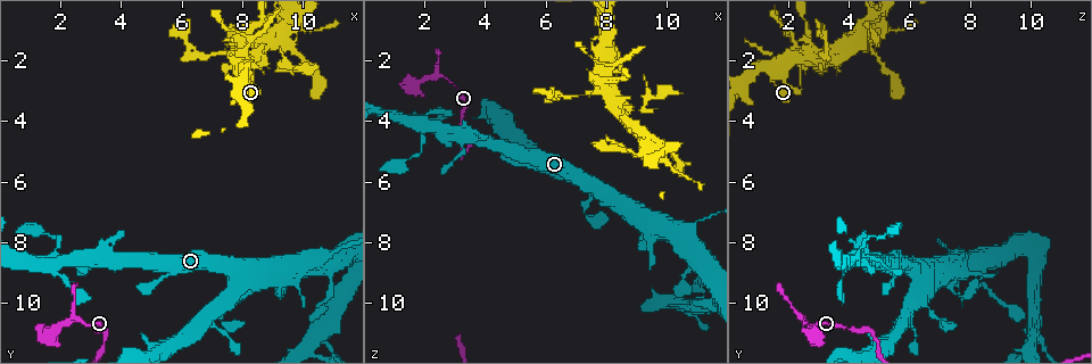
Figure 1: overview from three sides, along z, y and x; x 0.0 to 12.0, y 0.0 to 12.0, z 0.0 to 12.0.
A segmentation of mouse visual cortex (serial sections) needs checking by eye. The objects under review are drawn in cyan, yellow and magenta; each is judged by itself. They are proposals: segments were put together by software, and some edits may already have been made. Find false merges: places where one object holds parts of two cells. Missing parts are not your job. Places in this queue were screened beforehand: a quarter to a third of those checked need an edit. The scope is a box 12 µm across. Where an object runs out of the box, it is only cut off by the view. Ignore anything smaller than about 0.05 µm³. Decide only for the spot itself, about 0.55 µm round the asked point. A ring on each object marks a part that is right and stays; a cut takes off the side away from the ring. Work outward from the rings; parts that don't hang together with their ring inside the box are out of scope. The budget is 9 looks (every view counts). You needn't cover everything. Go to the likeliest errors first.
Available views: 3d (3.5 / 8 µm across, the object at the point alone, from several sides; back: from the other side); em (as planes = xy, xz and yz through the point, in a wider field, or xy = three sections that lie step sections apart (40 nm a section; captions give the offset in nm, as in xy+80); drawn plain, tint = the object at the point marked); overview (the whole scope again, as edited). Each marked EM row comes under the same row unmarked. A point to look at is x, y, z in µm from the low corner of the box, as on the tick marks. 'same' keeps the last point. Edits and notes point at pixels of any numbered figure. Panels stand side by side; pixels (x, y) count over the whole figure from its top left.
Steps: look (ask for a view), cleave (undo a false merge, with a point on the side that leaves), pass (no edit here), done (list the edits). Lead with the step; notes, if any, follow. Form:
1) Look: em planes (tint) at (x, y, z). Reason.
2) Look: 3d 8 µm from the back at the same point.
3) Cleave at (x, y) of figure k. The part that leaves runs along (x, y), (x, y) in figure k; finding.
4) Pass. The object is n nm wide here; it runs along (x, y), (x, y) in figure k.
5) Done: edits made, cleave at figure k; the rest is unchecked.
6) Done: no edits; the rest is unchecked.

Look: 3d 3.5 µm at (2.4, 10.5, 2.5). Abrupt turn.

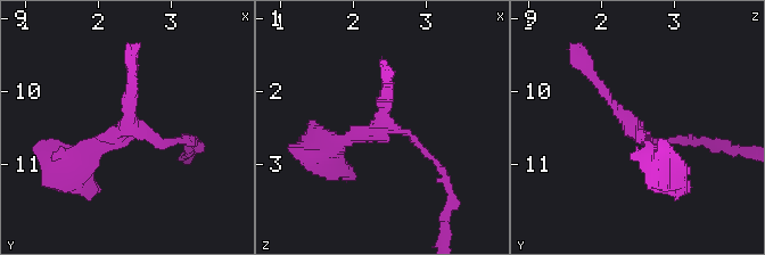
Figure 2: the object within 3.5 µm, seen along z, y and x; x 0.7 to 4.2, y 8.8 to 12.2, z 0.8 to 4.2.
Look: em xy step 2 (tint) at (2.35, 10.55, 2.50).

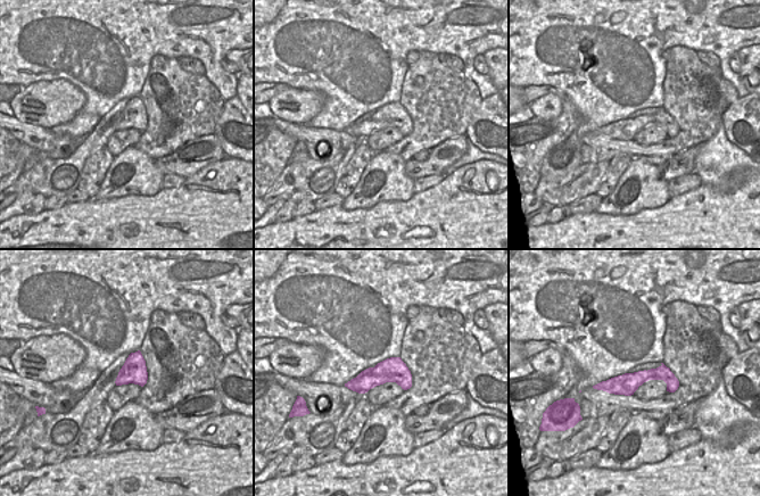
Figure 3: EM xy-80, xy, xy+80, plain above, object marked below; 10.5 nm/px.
Pass. One cell here.

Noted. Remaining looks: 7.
Look: 3d 3.5 µm at (8.1, 2.1, 1.1). Three-way junction.

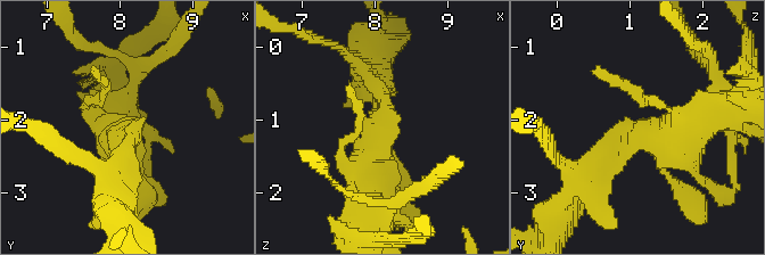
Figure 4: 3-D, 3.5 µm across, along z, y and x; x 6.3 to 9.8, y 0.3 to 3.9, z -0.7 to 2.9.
Look: em xy step 3 (tint) at (8.15, 2.15, 1.10). 3 arms meet here; the arms are 150, 250, 400 nm wide; shape alone is not enough.

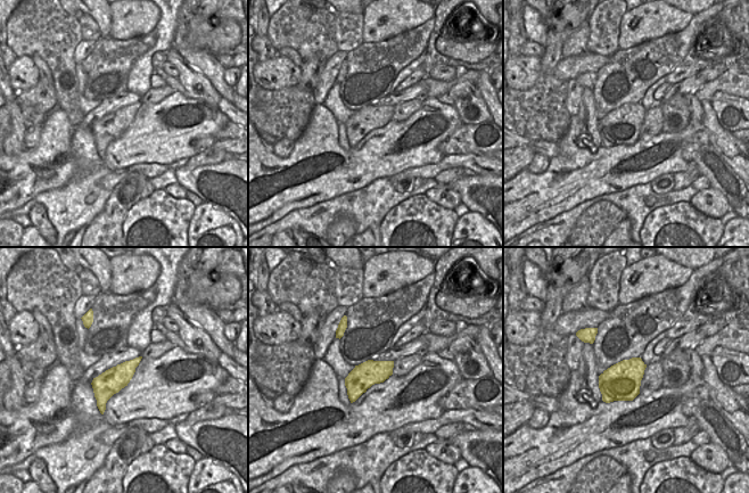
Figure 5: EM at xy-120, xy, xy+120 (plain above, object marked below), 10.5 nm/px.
Look: em xy step 5 (tint) at the same point. Cut it another way.

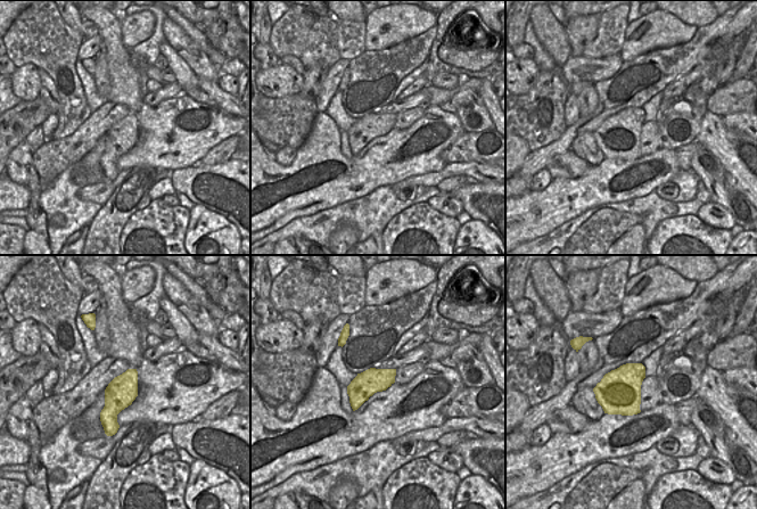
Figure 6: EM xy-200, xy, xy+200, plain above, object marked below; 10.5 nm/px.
Pass. It runs along (392, 162), (367, 74) in figure 4; one cell here.

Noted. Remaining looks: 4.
Look: 3d 8 µm at (7.2, 1.7, 3.2). Sudden change in width.

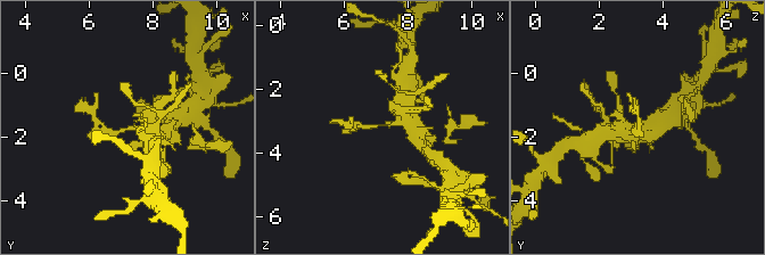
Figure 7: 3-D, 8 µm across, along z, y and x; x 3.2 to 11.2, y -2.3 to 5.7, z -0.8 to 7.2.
Look: em xy step 2 (tint) at (7.2, 1.7, 3.1). The arms are 150, 500 nm wide.

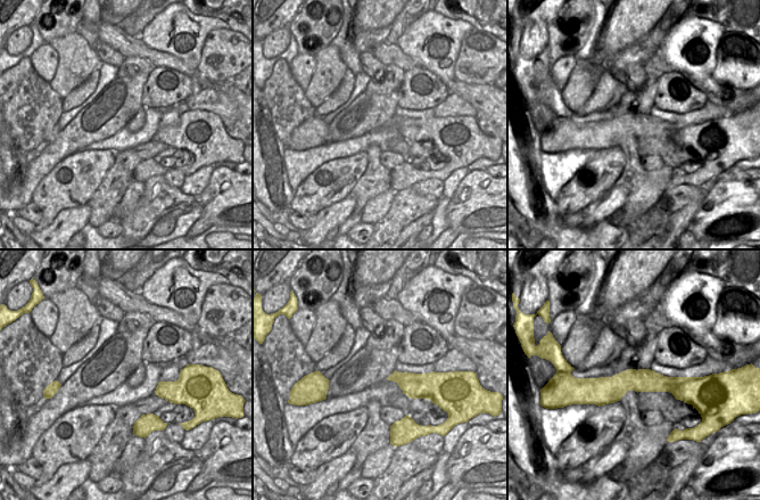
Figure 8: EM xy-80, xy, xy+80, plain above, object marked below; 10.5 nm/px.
Cleave at (356, 125) of figure 7. A second cell is stuck on.

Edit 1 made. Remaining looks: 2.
Look: 3d 3.5 µm at (9.3, 0.9, 4.5). Abrupt turn.

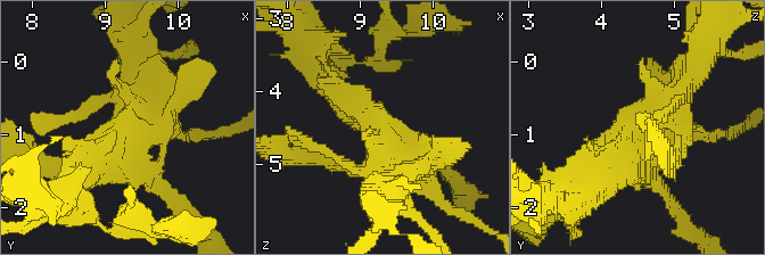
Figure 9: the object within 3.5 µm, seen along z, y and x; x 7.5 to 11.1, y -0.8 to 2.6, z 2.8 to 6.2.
Look: em xy step 3 (tint) at (9.35, 0.95, 4.50).

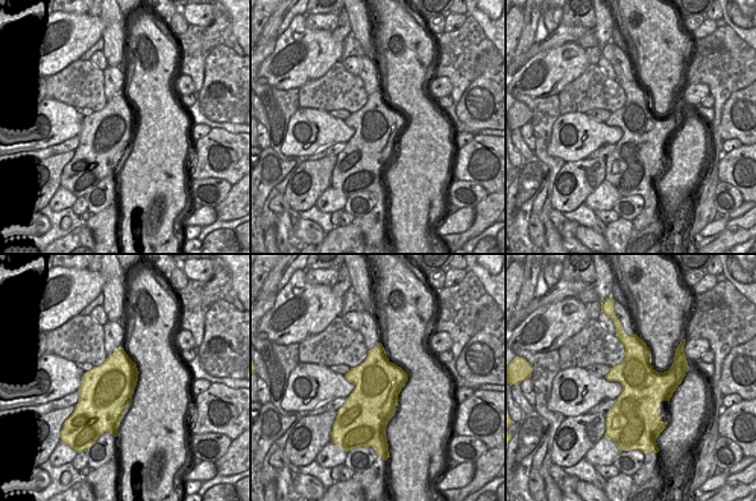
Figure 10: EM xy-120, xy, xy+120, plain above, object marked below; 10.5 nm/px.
Pass. It runs along (602, 182), (677, 140) in figure 9; one cell here.

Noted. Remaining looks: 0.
Done: edits made, cleave at figure 7; the rest is unchecked.

